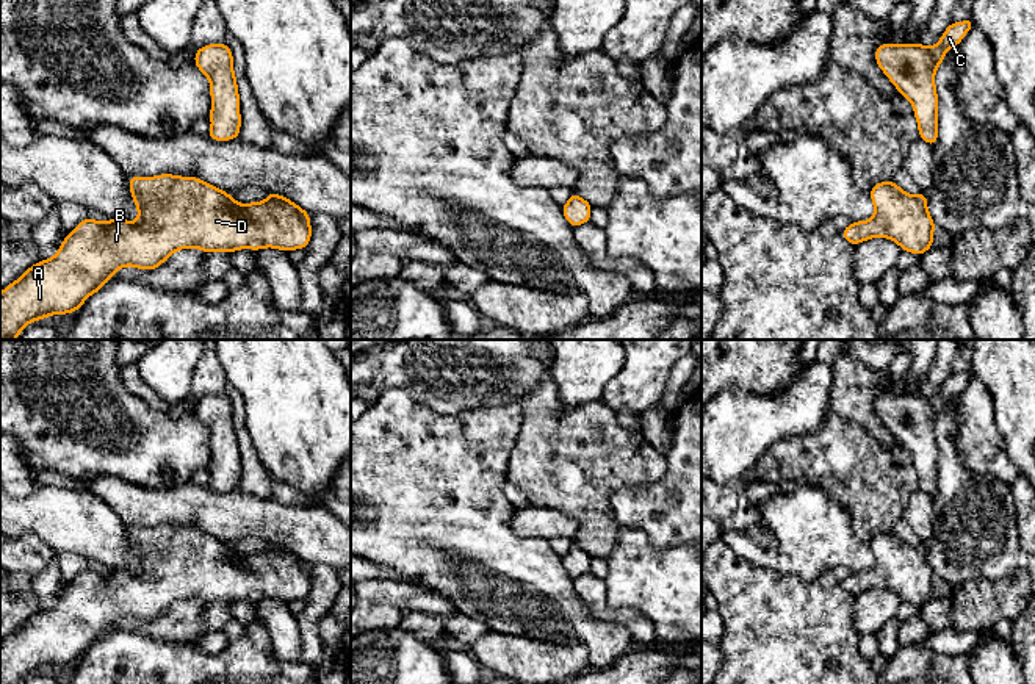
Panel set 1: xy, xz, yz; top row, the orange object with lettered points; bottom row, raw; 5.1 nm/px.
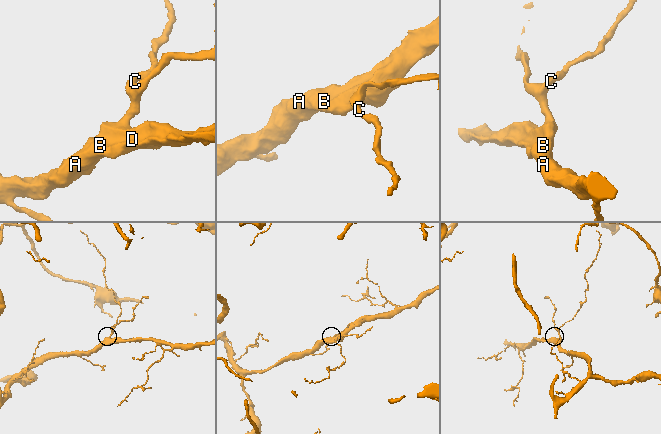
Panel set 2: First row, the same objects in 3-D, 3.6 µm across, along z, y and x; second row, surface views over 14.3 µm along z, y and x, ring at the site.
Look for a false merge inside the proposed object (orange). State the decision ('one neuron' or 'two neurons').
one neuron

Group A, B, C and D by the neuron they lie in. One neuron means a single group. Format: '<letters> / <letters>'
A B C D

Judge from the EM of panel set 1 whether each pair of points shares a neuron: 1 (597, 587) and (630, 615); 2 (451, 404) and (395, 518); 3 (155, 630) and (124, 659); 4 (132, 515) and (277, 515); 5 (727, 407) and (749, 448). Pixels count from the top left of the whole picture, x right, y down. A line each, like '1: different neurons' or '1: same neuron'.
1: same neuron
2: different neurons
3: different neurons
4: same neuron
5: same neuron

